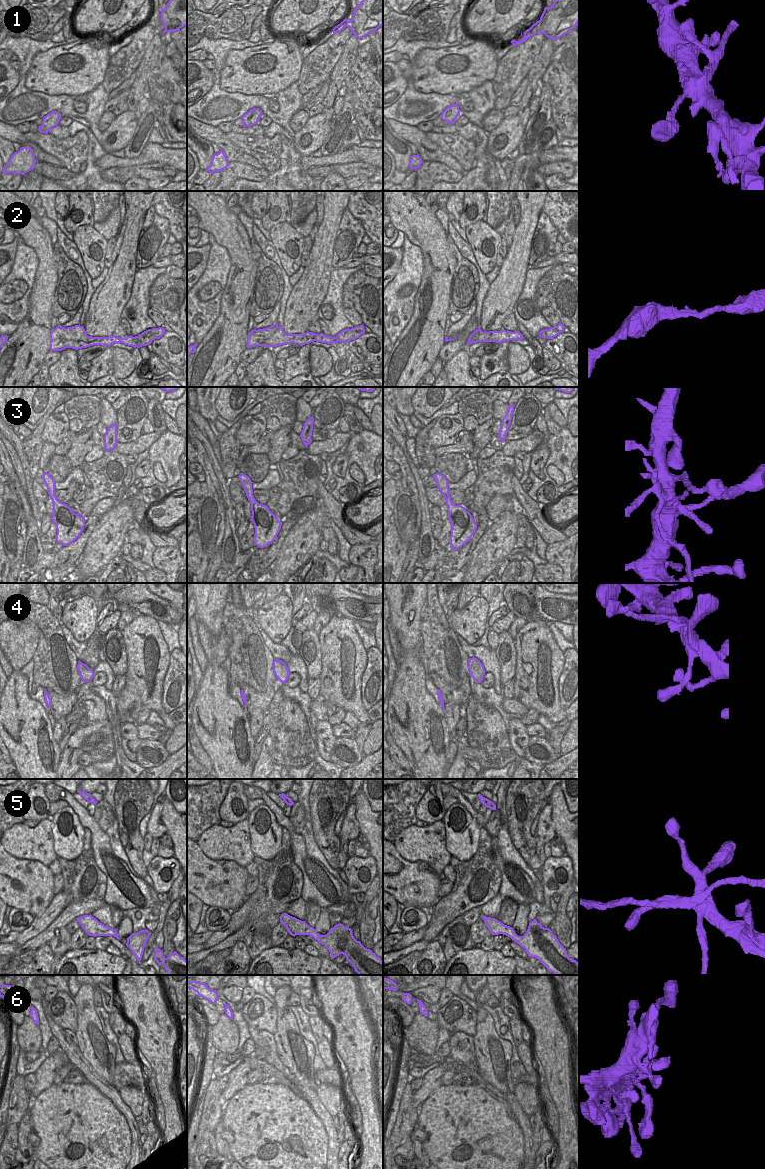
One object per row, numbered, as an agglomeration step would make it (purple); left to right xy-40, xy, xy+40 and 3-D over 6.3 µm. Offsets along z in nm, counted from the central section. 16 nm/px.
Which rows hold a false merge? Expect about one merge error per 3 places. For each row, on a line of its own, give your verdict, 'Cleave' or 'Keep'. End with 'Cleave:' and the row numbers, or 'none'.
1: Keep
2: Keep
3: Keep
4: Keep
5: Cleave
6: Keep
Cleave: 5

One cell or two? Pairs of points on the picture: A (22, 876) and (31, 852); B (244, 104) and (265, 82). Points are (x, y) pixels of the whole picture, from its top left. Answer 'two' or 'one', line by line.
A: two
B: two

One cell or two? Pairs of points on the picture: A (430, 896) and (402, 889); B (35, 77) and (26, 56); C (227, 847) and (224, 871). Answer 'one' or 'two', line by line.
A: one
B: two
C: two

